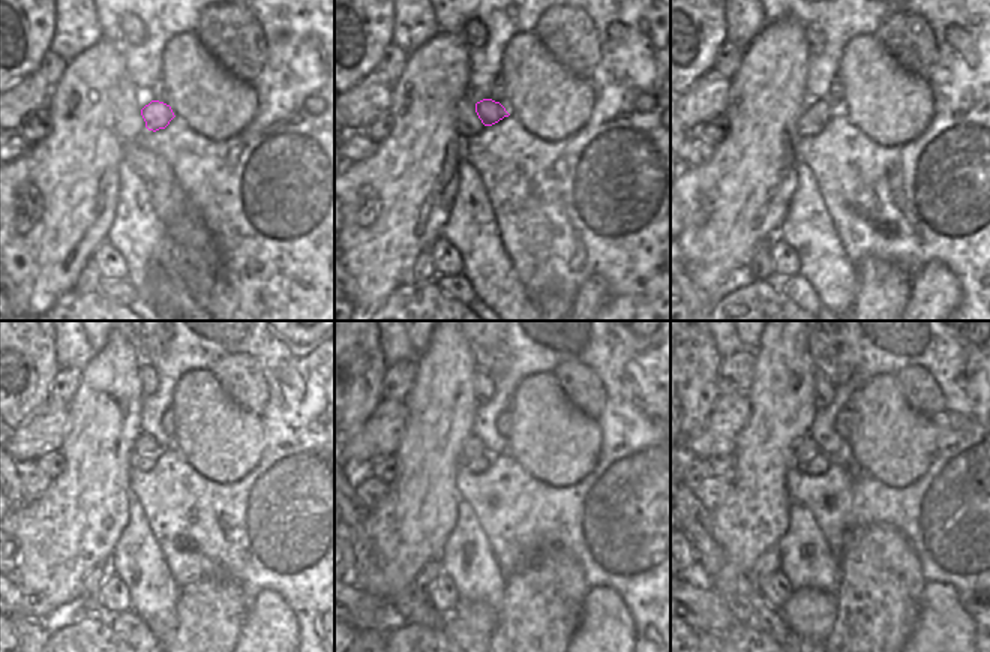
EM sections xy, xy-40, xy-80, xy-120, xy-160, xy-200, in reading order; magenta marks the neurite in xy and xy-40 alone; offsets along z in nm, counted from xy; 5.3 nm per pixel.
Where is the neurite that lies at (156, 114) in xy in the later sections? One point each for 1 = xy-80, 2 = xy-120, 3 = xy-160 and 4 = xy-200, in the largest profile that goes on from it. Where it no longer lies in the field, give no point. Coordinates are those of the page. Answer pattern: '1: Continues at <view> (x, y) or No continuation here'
1: Continues at xy-80 (818, 108)
2: Continues at xy-120 (147, 445)
3: Continues at xy-160 (479, 444)
4: Continues at xy-200 (813, 444)

